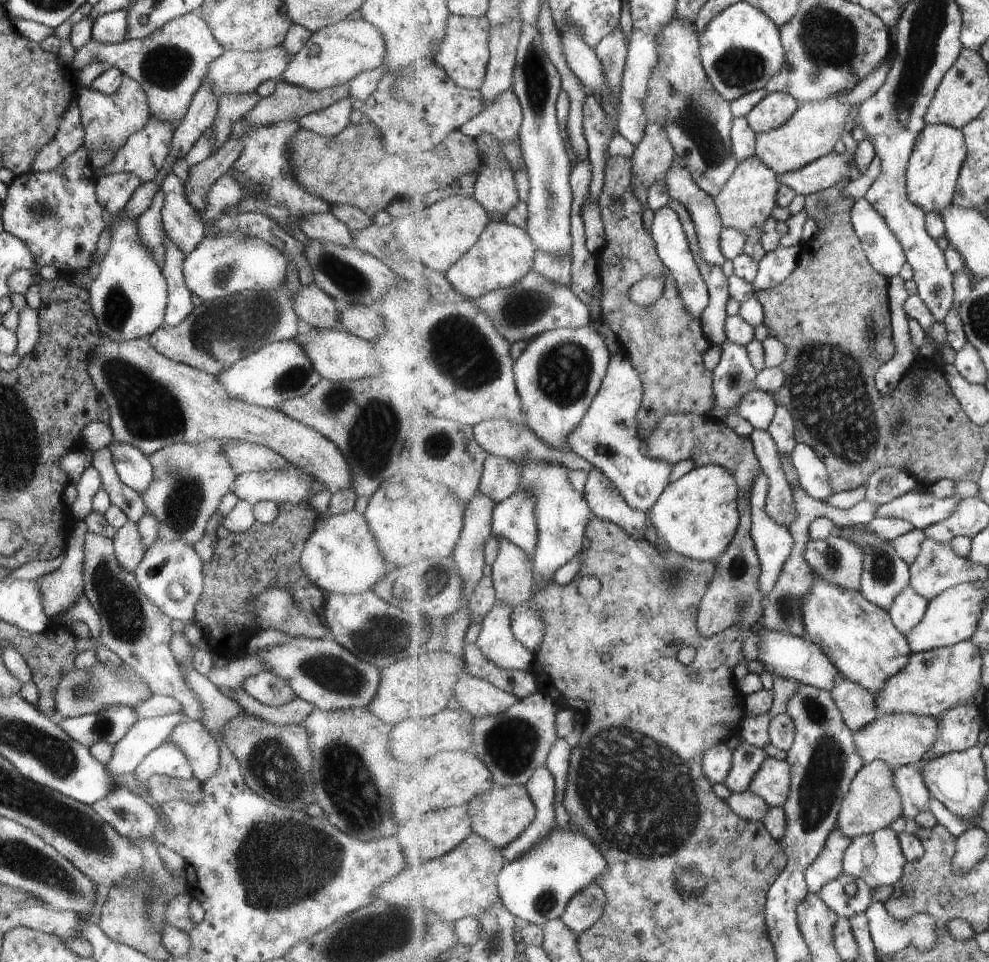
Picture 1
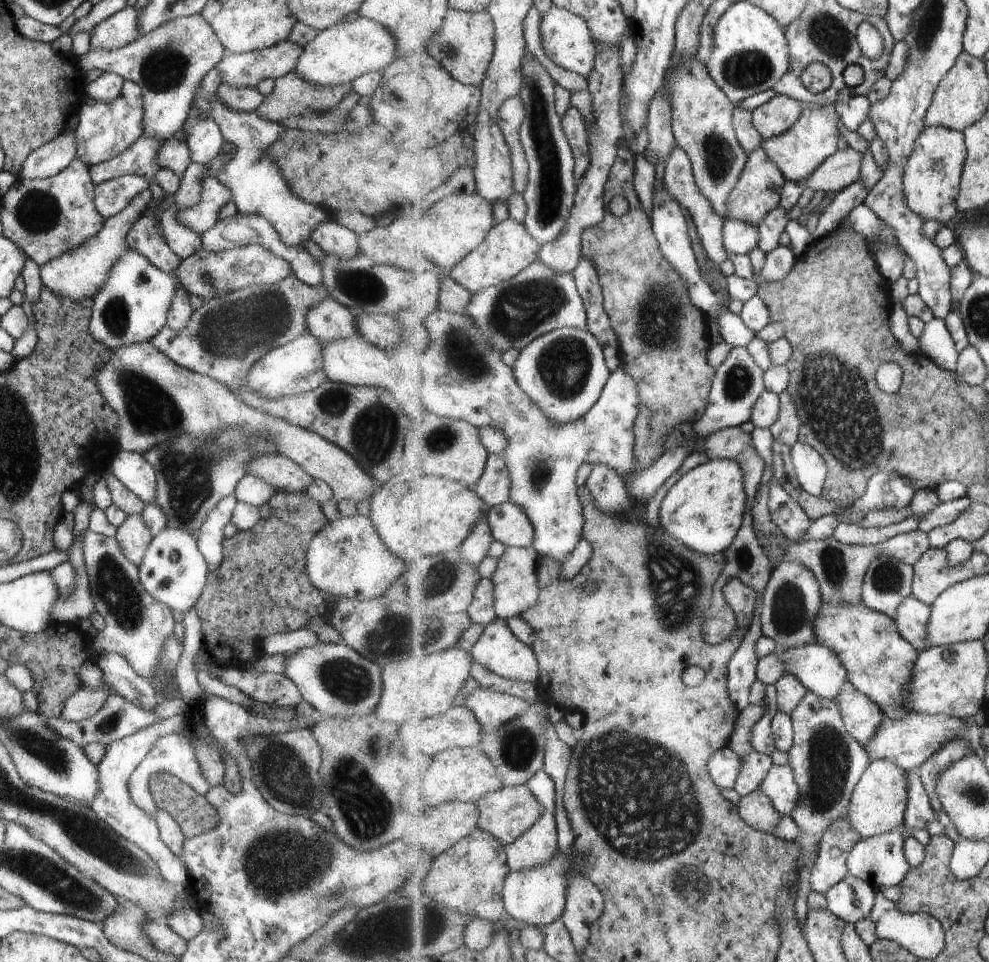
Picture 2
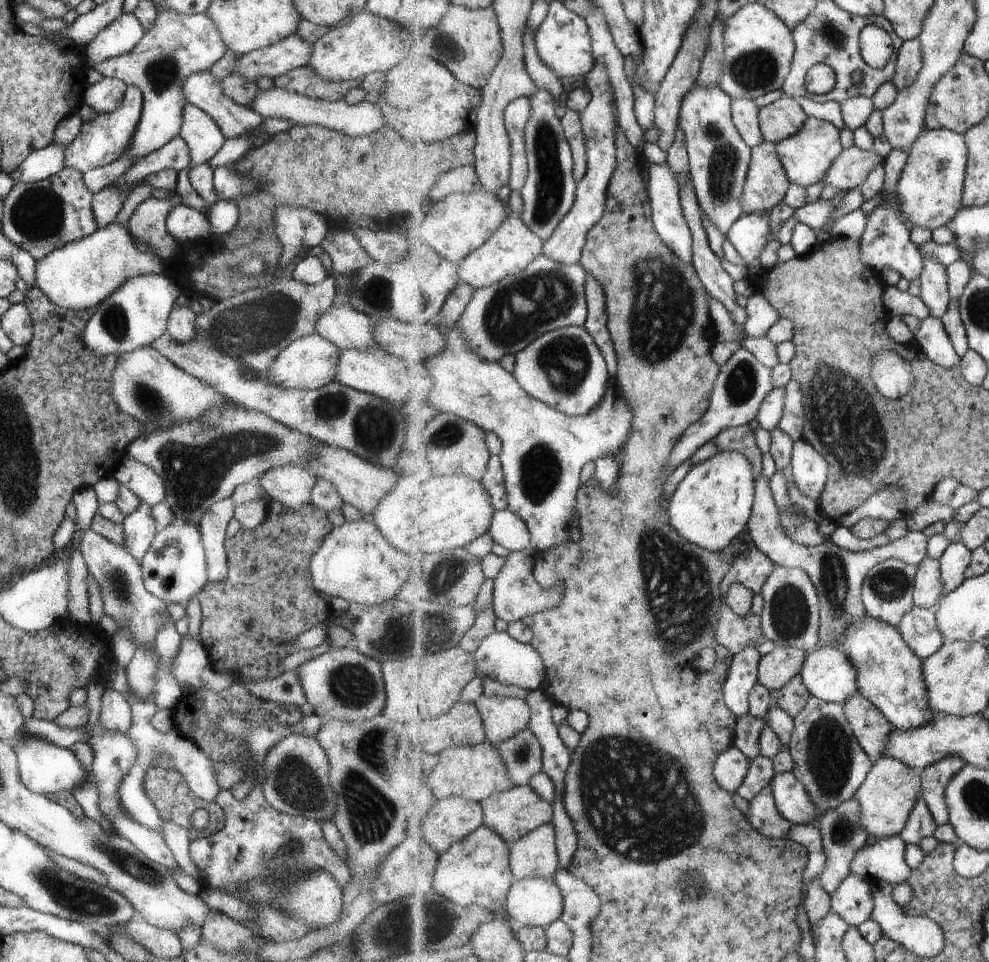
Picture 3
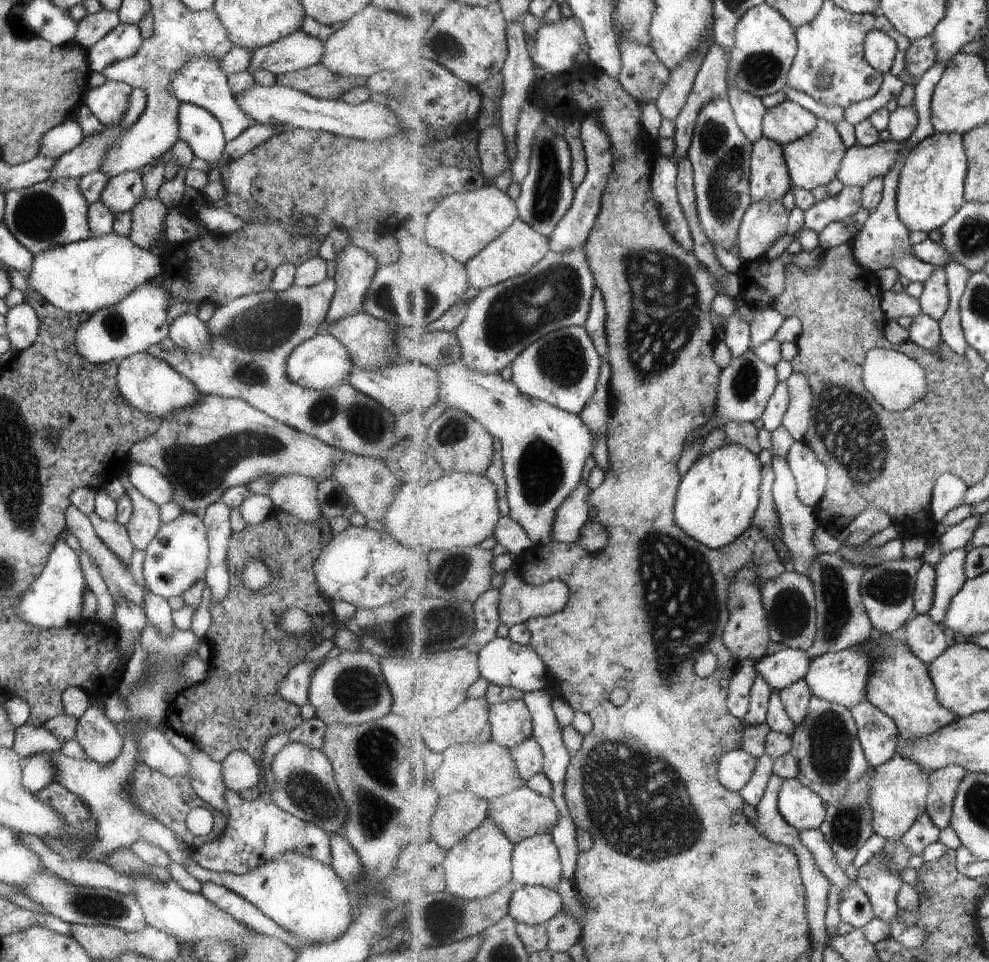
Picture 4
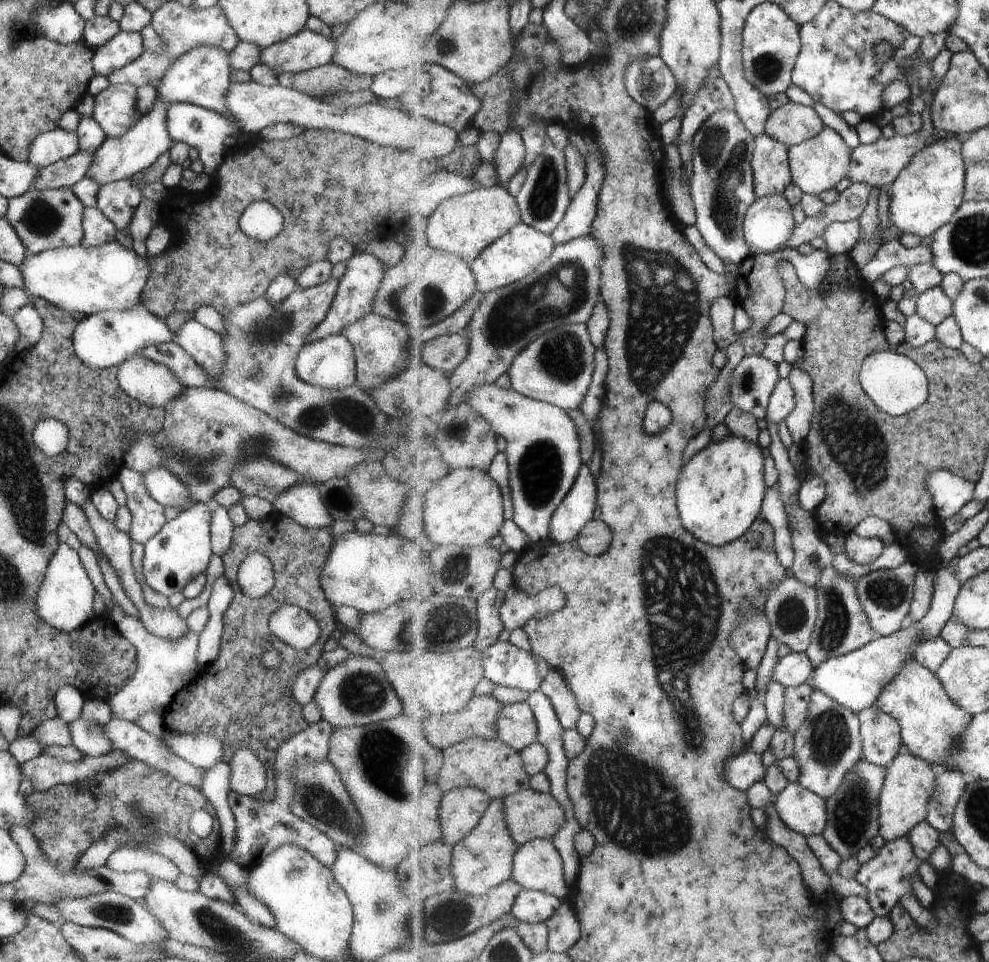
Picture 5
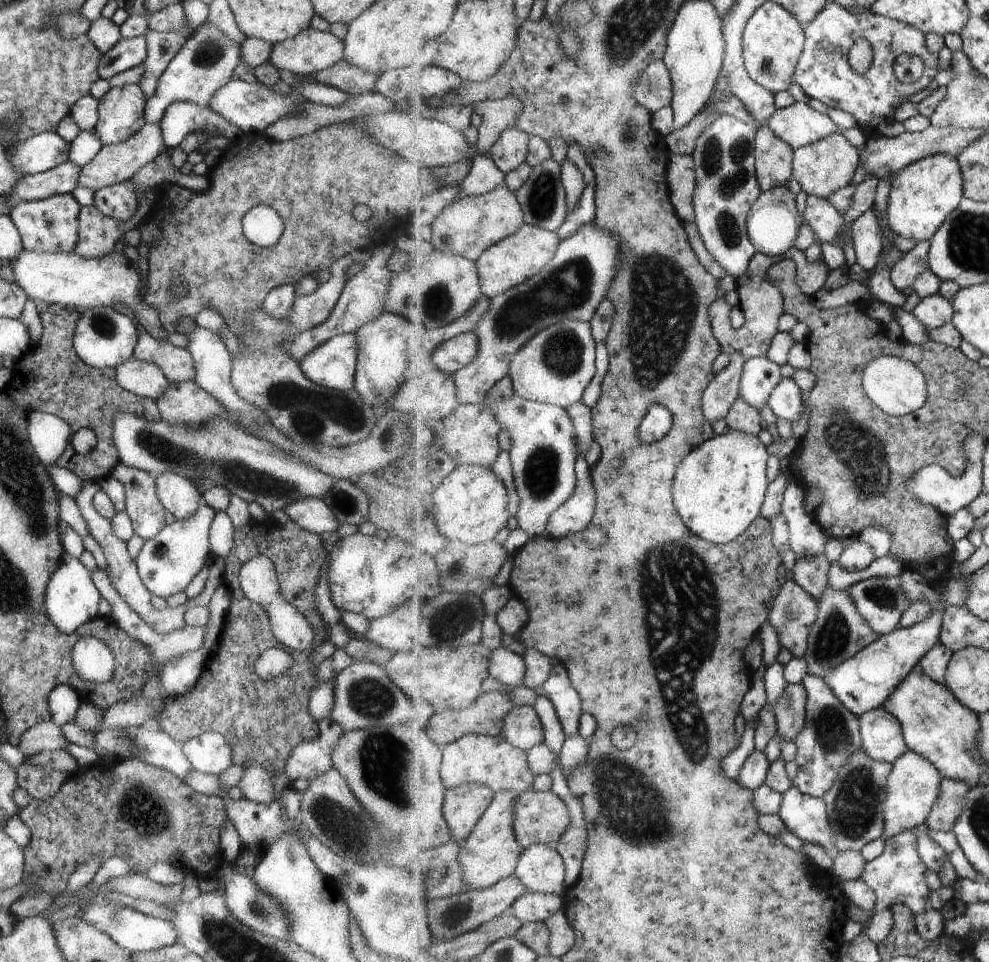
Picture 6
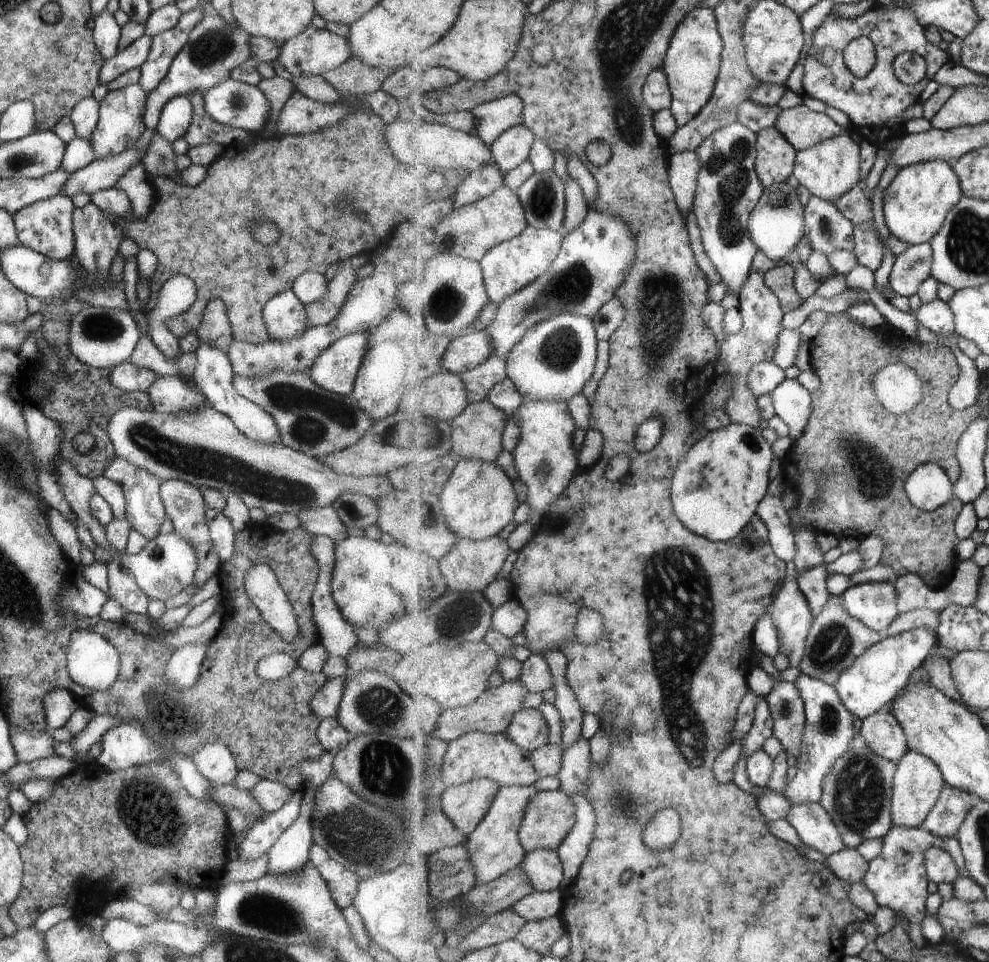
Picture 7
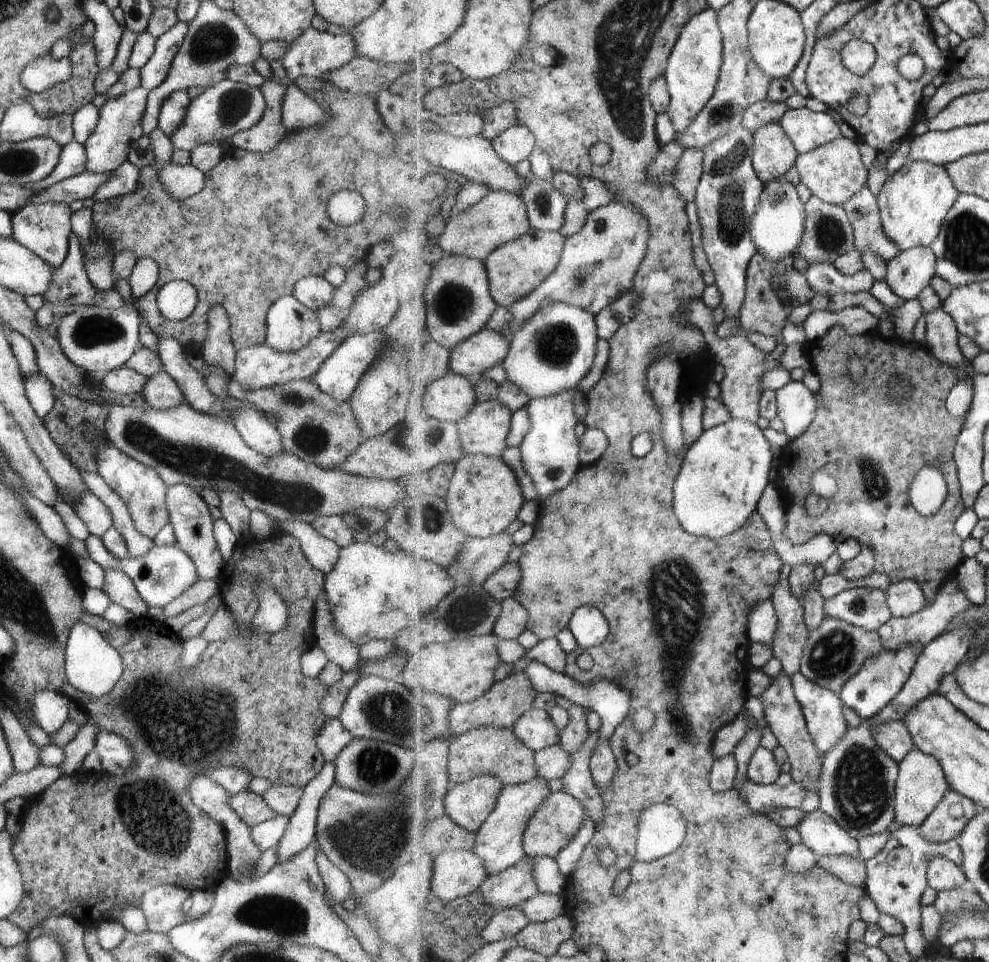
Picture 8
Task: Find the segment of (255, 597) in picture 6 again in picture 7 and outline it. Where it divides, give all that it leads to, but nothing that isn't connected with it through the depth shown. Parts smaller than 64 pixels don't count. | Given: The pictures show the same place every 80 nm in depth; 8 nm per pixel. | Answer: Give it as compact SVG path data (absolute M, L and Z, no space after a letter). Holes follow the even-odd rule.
M259 563L249 567L242 579L245 594L260 612L261 618L281 639L293 641L298 634L296 616L276 580L273 568Z

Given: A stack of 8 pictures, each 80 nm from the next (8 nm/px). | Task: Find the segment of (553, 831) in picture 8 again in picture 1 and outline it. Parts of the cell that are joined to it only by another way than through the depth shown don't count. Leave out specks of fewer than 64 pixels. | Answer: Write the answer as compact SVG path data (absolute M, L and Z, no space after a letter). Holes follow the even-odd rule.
M495 785L486 793L481 793L468 803L472 820L472 829L475 833L488 838L500 849L509 846L517 840L534 824L538 816L538 808L526 786L513 785L510 787L499 787Z

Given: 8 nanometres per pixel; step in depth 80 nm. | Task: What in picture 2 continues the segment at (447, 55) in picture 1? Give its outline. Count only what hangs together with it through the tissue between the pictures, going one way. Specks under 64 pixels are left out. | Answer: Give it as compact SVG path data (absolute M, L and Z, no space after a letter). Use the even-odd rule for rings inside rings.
M450 8L442 29L435 33L426 51L438 60L455 80L481 88L496 49L496 28L489 11L468 13Z

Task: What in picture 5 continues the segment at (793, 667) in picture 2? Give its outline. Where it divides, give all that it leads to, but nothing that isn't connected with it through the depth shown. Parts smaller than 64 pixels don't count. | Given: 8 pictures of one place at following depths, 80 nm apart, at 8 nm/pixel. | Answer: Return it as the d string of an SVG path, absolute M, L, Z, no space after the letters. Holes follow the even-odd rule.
M940 567L934 580L934 598L930 613L920 622L906 625L894 634L880 637L868 646L851 652L846 656L833 658L814 670L810 680L813 686L836 702L854 711L857 715L861 710L874 706L882 696L883 690L908 666L915 658L923 642L935 641L941 637L943 628L950 622L956 612L956 599L959 597L962 585L952 568Z

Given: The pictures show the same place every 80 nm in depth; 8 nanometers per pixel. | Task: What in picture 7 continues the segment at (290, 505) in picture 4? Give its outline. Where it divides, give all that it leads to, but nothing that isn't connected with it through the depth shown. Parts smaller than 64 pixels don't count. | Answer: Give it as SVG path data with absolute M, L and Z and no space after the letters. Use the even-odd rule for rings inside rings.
M327 507L299 511L295 515L301 528L309 535L323 535L334 540L335 544L347 537L346 526L339 520L335 510Z

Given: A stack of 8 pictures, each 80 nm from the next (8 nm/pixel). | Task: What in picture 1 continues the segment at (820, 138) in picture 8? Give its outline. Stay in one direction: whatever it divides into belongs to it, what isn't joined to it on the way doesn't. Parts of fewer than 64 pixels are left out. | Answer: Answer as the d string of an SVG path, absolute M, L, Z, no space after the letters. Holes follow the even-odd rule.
M769 93L747 116L756 133L768 133L790 121L801 107L801 102L787 93Z

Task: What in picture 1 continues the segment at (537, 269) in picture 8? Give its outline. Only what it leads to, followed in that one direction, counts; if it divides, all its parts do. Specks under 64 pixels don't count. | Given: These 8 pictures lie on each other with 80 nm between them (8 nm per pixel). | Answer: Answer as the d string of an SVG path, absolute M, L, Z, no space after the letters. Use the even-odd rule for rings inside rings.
M492 220L478 244L445 274L449 282L455 284L455 288L466 296L466 300L474 301L488 292L506 289L521 280L534 268L537 252L538 246L523 227L507 220Z

